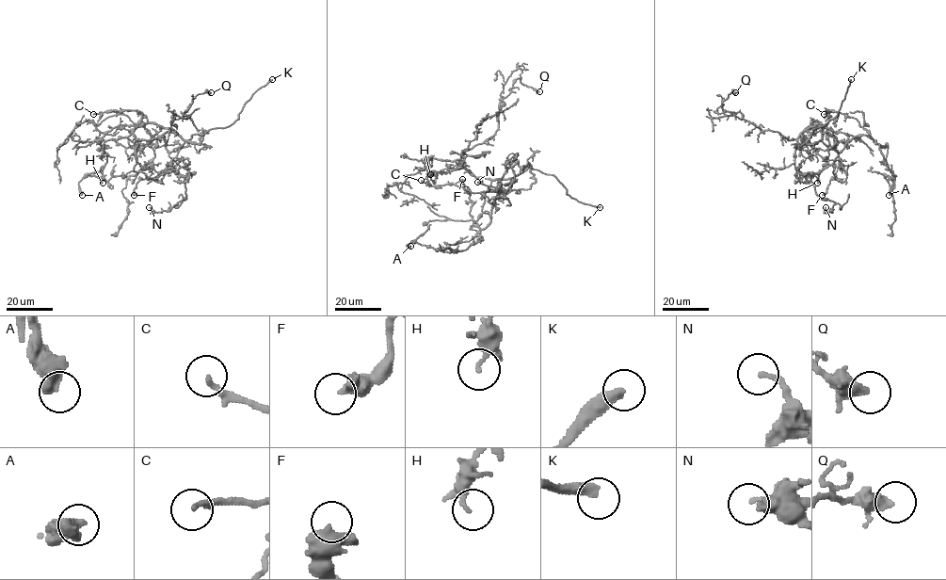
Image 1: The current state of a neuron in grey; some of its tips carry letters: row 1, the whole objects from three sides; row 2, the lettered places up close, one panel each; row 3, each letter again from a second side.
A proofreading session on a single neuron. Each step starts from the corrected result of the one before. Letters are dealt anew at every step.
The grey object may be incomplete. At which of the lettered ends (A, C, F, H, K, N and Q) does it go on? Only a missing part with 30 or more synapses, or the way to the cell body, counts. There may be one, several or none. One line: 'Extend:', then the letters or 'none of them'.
Extend: K

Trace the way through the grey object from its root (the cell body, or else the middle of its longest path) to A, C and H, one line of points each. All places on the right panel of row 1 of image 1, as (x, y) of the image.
A: (827, 147), (825, 168), (854, 137), (867, 135), (872, 138), (895, 176), (892, 181), (886, 175), (889, 195)
C: (827, 147), (825, 168), (835, 160), (854, 137), (867, 135), (873, 138), (856, 119), (828, 110), (824, 114)
H: (827, 147), (822, 140), (821, 123), (809, 127), (803, 133), (802, 140), (825, 162), (817, 183)

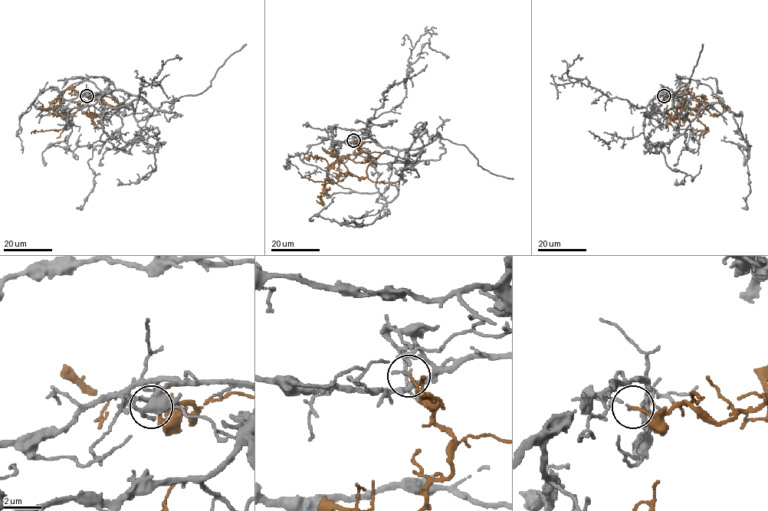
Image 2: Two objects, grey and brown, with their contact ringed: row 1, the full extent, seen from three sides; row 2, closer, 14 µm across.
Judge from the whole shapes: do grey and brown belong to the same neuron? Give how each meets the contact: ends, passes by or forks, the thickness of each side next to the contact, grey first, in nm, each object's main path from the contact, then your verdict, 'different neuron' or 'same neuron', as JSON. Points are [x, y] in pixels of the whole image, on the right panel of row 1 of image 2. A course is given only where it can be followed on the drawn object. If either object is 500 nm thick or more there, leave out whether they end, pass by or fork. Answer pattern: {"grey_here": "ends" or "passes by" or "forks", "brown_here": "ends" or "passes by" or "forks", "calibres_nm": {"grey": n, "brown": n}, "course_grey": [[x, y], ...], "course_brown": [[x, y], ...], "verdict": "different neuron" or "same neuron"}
{"grey_here": "ends", "brown_here": "ends", "calibres_nm": {"grey": 150, "brown": 120}, "course_grey": [[664, 95], [671, 90], [679, 116], [675, 137], [709, 104], [732, 113], [749, 144], [749, 194], [741, 208]], "course_brown": [[664, 95], [676, 97], [684, 93], [685, 101], [700, 96], [697, 116], [707, 128], [695, 134]], "verdict": "different neuron"}

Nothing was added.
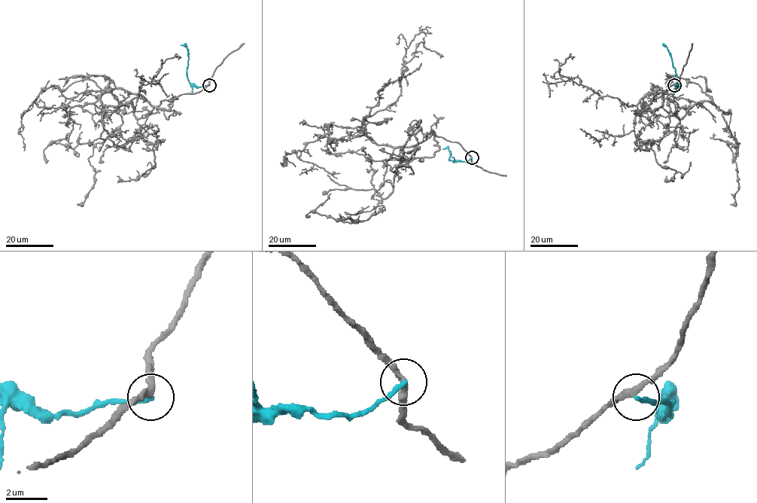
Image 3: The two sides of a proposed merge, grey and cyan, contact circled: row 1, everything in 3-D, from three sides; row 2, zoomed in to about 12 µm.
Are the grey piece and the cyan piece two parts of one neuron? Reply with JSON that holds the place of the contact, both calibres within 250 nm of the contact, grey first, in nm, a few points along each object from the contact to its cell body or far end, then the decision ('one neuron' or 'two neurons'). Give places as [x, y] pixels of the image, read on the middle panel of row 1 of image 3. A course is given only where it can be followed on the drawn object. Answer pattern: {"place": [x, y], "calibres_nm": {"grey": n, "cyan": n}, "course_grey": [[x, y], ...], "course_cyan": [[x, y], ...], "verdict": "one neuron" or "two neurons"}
{"place": [472, 157], "calibres_nm": {"grey": 280, "cyan": 240}, "course_grey": [[471, 157], [433, 130], [395, 147], [378, 145], [362, 126], [396, 99], [402, 68], [421, 41], [443, 56]], "course_cyan": [[471, 157], [463, 161], [449, 160], [450, 151], [447, 148], [442, 148]], "verdict": "two neurons"}

